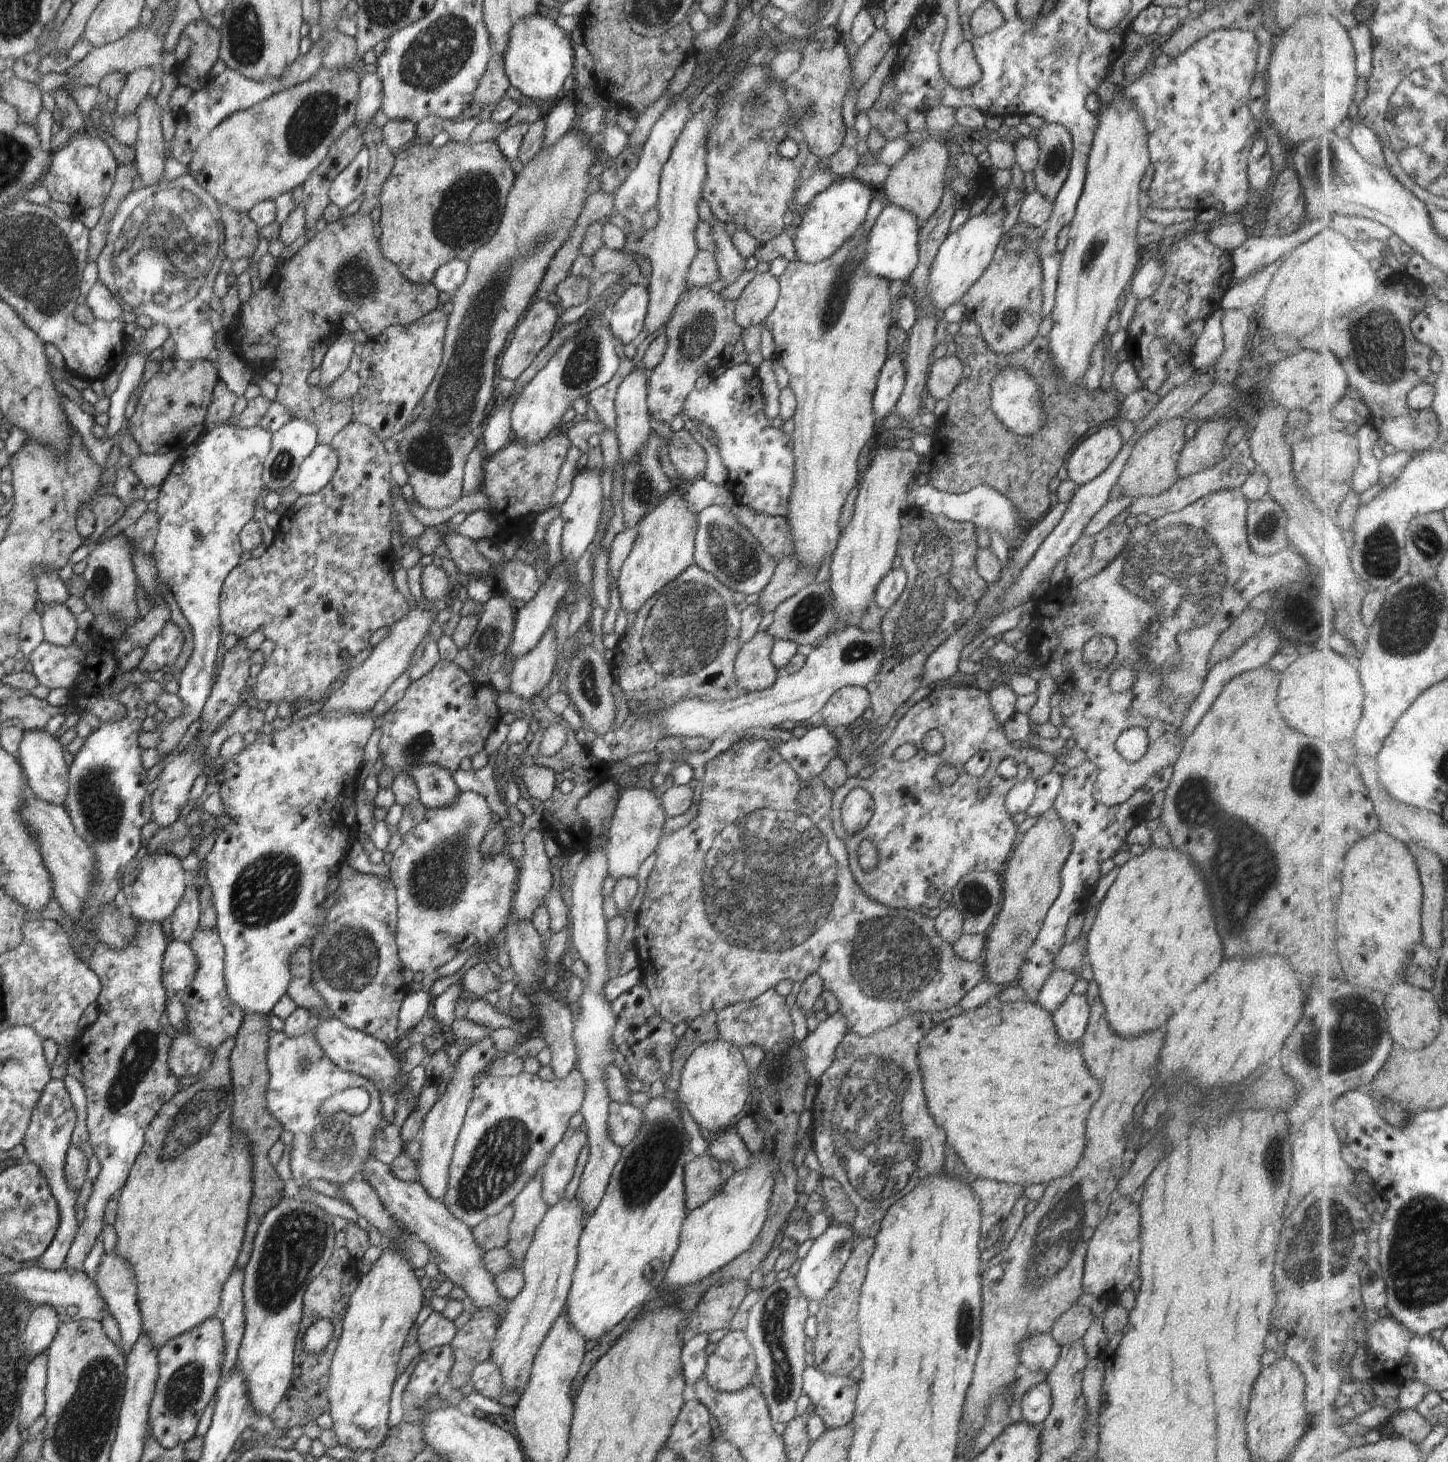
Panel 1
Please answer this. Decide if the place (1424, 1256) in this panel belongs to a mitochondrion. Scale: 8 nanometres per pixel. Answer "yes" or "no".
yes

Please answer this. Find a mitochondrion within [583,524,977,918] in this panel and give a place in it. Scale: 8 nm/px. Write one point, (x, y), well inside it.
(686, 632)

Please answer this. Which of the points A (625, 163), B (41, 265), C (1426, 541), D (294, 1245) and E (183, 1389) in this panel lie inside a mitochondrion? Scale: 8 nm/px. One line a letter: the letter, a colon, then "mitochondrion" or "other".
A: other
B: mitochondrion
C: mitochondrion
D: mitochondrion
E: mitochondrion

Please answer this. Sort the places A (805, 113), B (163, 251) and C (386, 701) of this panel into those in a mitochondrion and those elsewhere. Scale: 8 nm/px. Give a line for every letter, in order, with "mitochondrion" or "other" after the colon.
A: mitochondrion
B: mitochondrion
C: other

